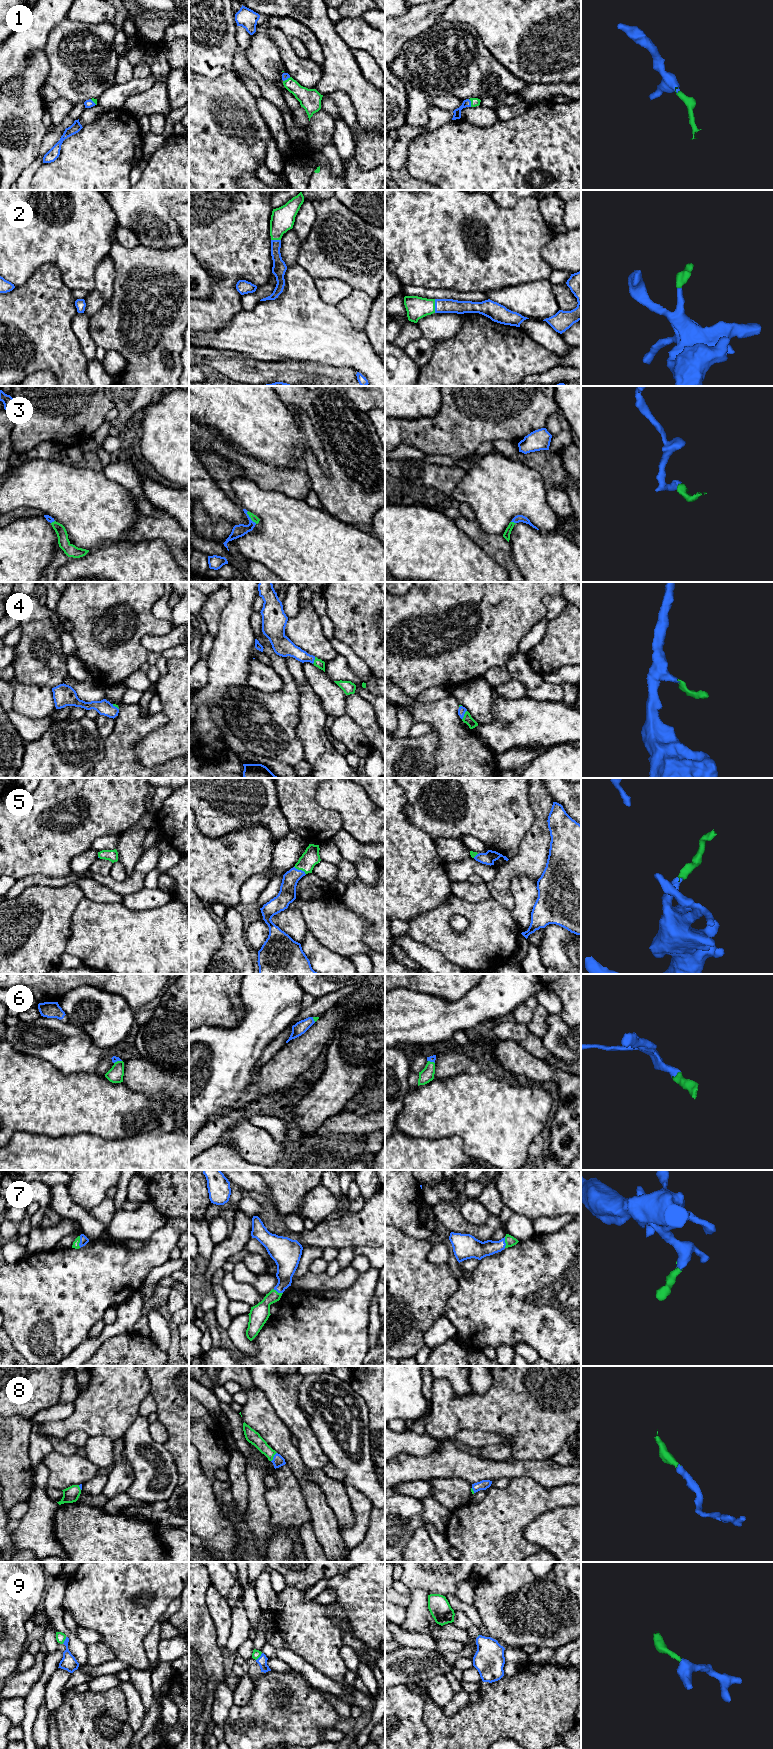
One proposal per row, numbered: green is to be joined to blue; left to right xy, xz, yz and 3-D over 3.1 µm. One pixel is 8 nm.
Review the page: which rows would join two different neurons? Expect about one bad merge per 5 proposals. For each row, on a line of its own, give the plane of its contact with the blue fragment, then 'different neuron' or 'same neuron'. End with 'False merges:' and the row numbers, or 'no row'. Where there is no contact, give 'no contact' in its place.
1: meets blue in yz; same neuron
2: meets blue in yz; same neuron
3: meets blue in xz; same neuron
4: meets blue in yz; same neuron
5: meets blue in xz; same neuron
6: meets blue in xy; same neuron
7: meets blue in xy; same neuron
8: meets blue in xz; same neuron
9: meets blue in xz; same neuron
False merges: no row

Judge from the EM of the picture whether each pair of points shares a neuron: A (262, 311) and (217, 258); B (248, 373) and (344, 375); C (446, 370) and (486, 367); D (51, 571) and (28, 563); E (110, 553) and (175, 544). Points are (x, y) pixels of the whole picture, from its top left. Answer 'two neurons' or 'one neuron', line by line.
A: two neurons
B: one neuron
C: one neuron
D: two neurons
E: two neurons

